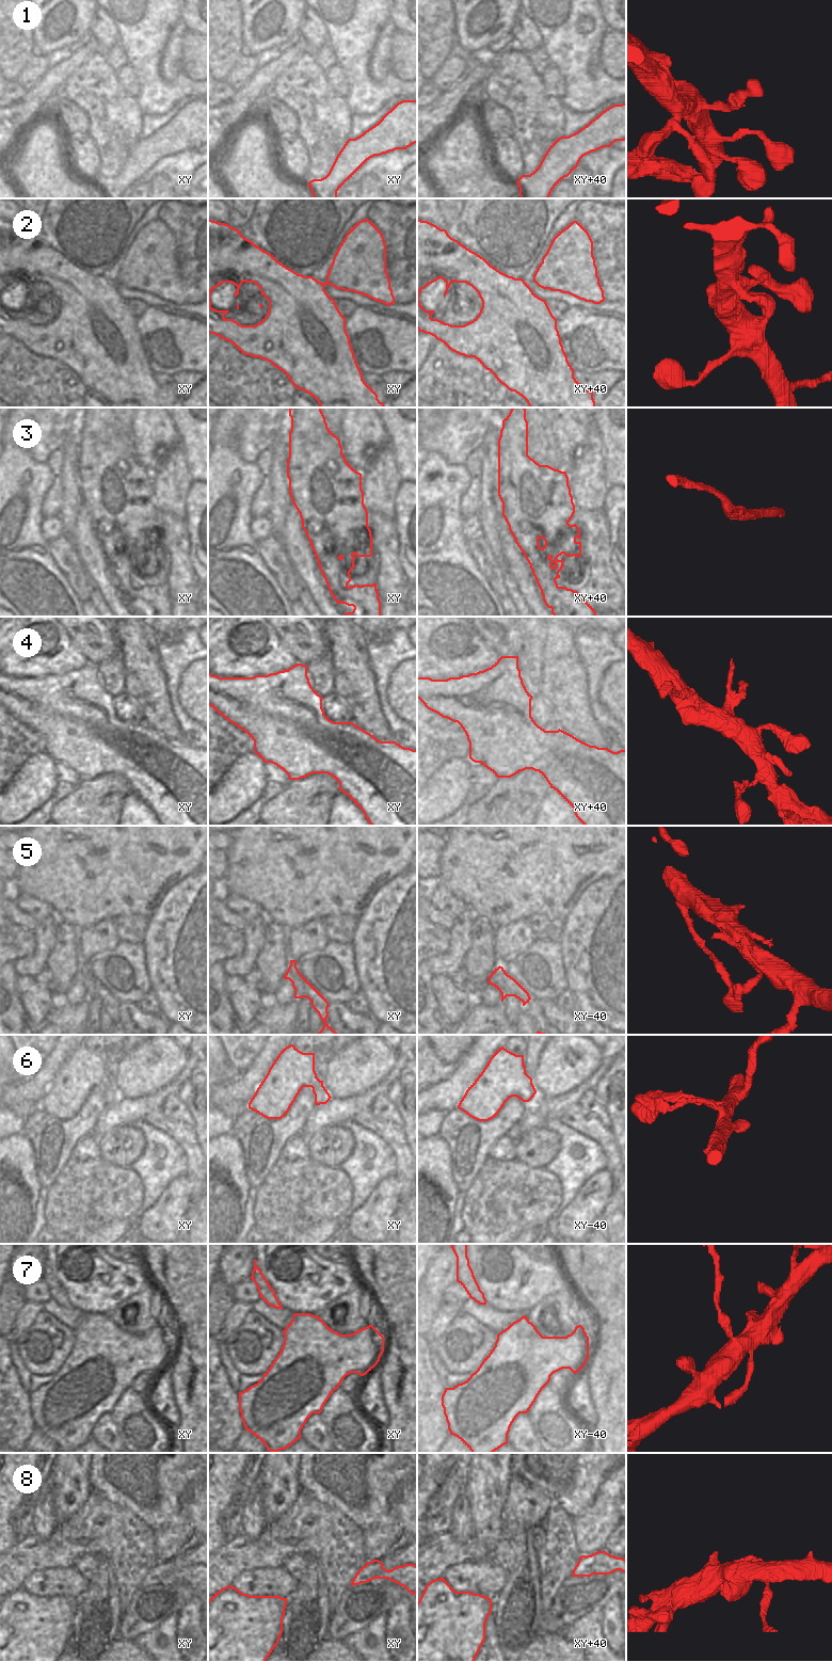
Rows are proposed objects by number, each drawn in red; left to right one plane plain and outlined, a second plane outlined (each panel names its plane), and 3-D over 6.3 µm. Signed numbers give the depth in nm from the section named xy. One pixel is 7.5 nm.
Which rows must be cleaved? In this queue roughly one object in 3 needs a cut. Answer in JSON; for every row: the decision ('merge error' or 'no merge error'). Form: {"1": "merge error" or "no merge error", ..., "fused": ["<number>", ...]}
{"1": "no merge error", "2": "no merge error", "3": "no merge error", "4": "merge error", "5": "no merge error", "6": "no merge error", "7": "merge error", "8": "merge error", "fused": ["4", "7", "8"]}

